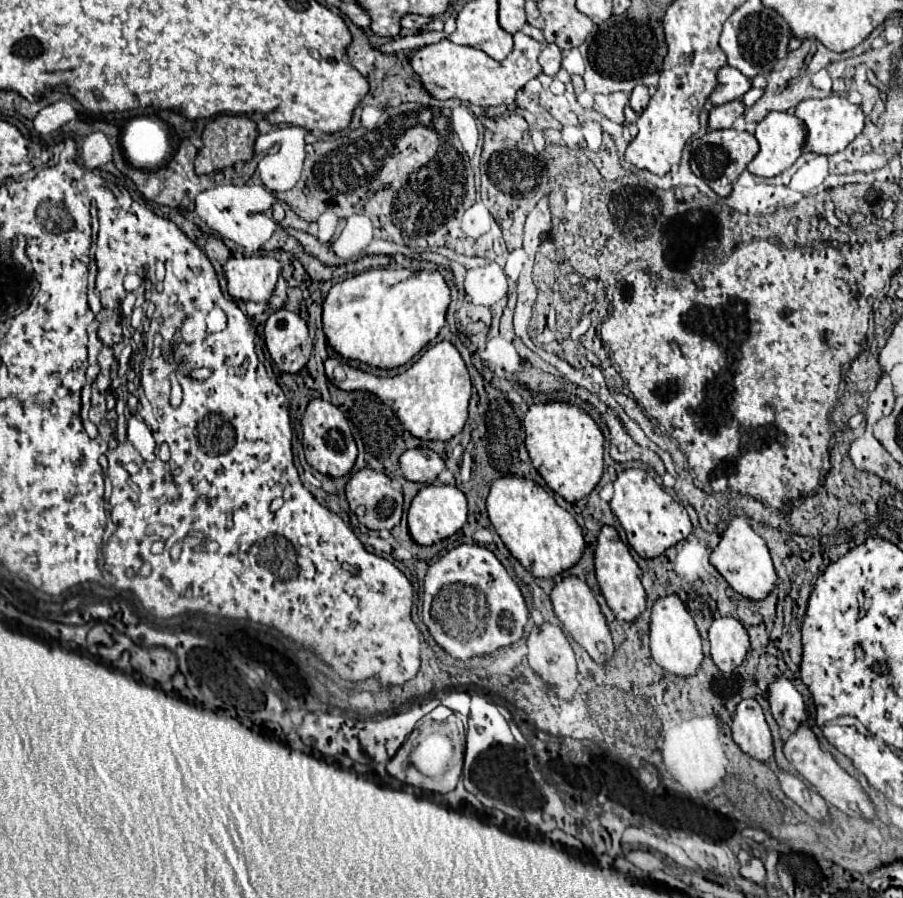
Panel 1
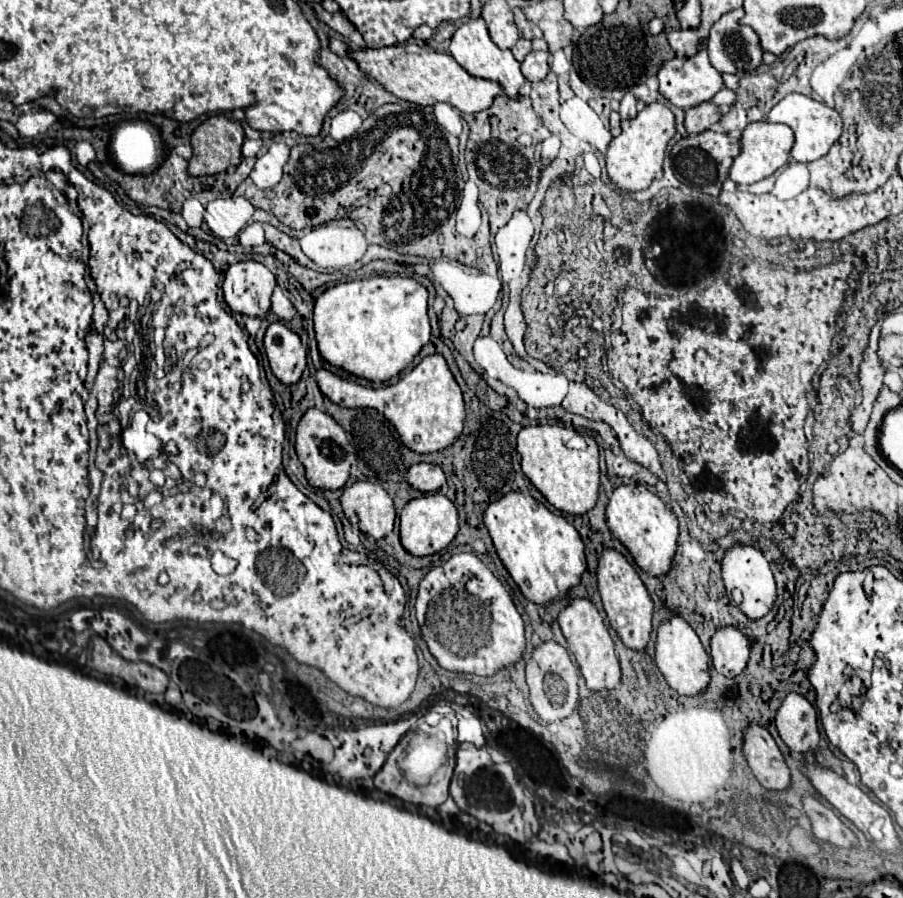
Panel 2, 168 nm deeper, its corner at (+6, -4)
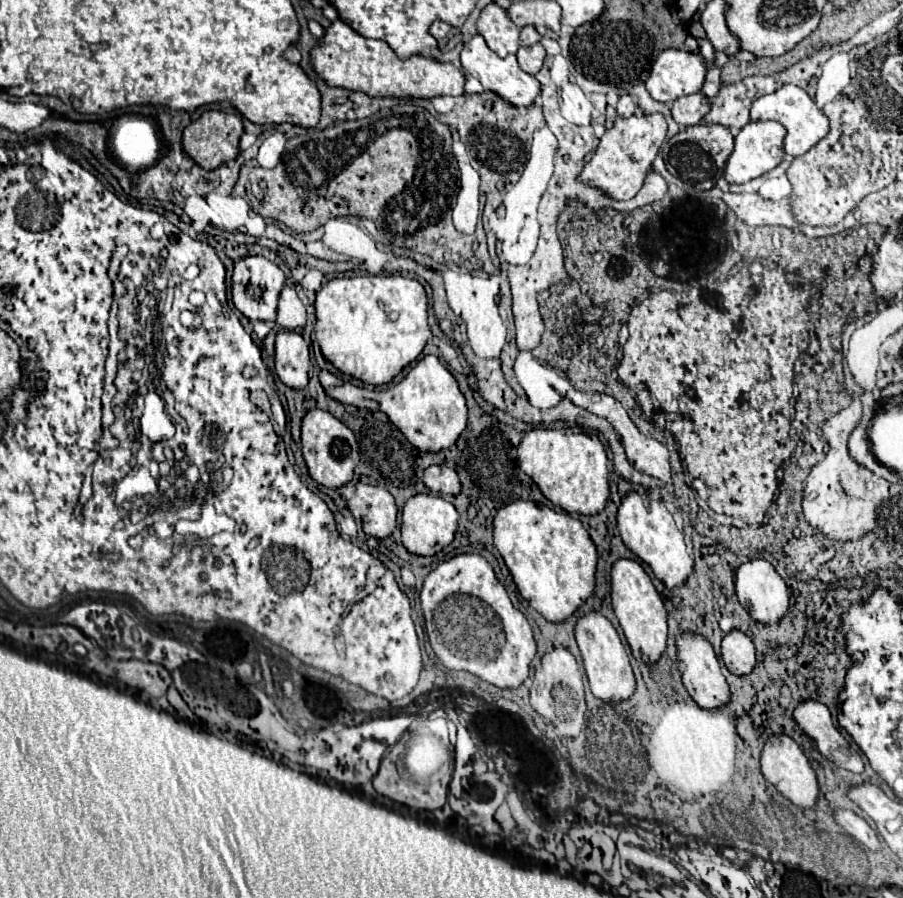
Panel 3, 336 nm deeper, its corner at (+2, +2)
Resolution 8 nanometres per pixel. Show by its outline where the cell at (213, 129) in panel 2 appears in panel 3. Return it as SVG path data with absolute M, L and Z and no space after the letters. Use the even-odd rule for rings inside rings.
M207 110L183 130L183 152L191 156L201 168L215 170L221 164L237 158L241 134L243 134L241 116L219 112L219 110Z

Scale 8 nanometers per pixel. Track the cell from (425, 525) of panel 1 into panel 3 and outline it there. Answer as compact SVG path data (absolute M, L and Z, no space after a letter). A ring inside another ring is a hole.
M417 494L407 500L403 512L401 512L401 534L403 534L403 546L417 556L433 556L445 546L453 542L459 514L451 502L447 502L441 496L435 494Z

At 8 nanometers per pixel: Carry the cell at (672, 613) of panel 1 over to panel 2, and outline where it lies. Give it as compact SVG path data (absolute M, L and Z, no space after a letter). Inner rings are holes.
M671 616L659 624L655 640L655 664L667 684L679 694L695 696L703 692L709 684L709 656L701 646L701 640L695 630L681 616Z

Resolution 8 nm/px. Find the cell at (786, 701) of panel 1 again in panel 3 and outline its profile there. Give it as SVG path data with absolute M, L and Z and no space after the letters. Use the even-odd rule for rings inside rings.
M813 700L803 702L793 716L797 724L803 728L803 732L817 742L817 748L825 758L829 758L839 768L845 768L849 772L855 772L855 774L863 772L861 754L849 746L845 736L833 724L831 712L827 710L825 704L813 702Z

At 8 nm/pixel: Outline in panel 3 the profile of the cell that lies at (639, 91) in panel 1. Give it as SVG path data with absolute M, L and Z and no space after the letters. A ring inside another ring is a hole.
M621 96L619 98L619 104L617 104L617 114L619 116L633 116L637 112L637 104L635 104L635 100L631 98L631 96Z

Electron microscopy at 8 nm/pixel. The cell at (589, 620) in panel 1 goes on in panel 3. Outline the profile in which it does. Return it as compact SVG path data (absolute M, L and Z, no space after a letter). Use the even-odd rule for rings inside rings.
M589 612L577 620L575 626L575 638L585 662L585 672L589 678L589 686L593 696L601 698L603 702L617 704L631 698L635 692L635 676L629 664L629 656L625 652L625 646L621 644L621 638L613 624L599 612Z

